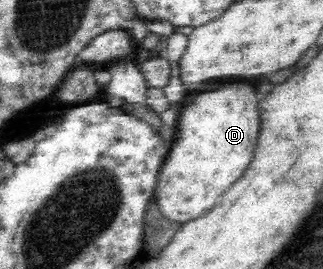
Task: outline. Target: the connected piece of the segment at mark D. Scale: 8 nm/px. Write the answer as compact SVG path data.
M224 83L184 98L176 137L162 164L155 187L155 203L162 216L183 224L208 213L221 201L224 192L236 183L252 161L260 113L256 89L250 83Z

